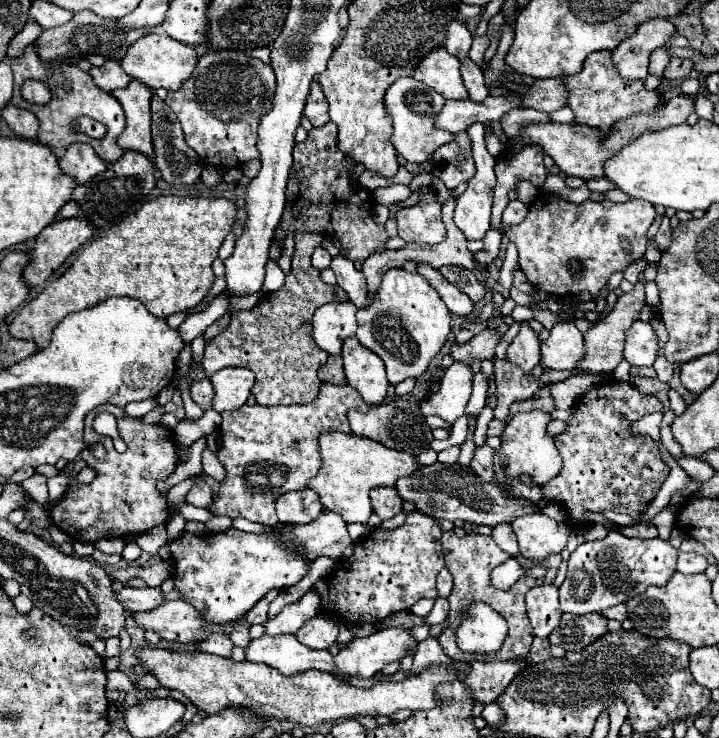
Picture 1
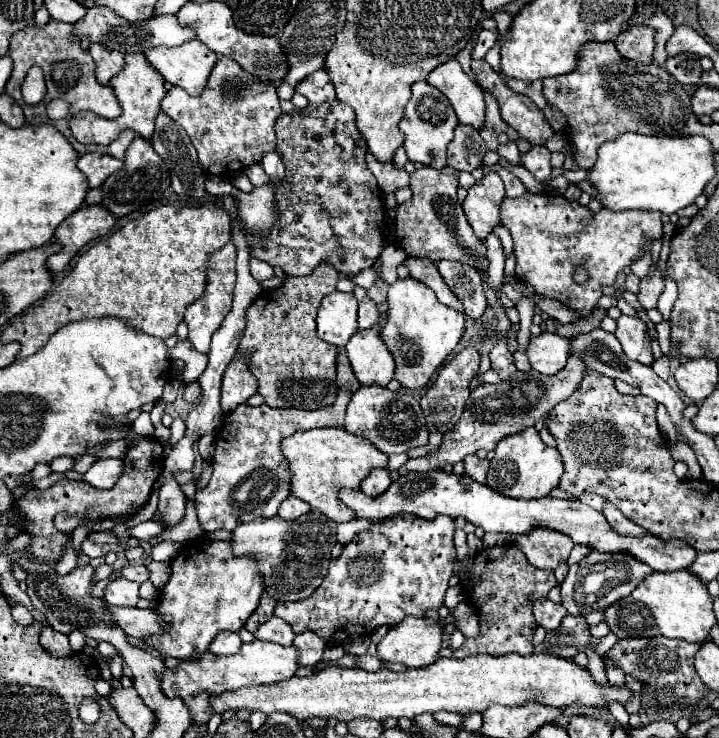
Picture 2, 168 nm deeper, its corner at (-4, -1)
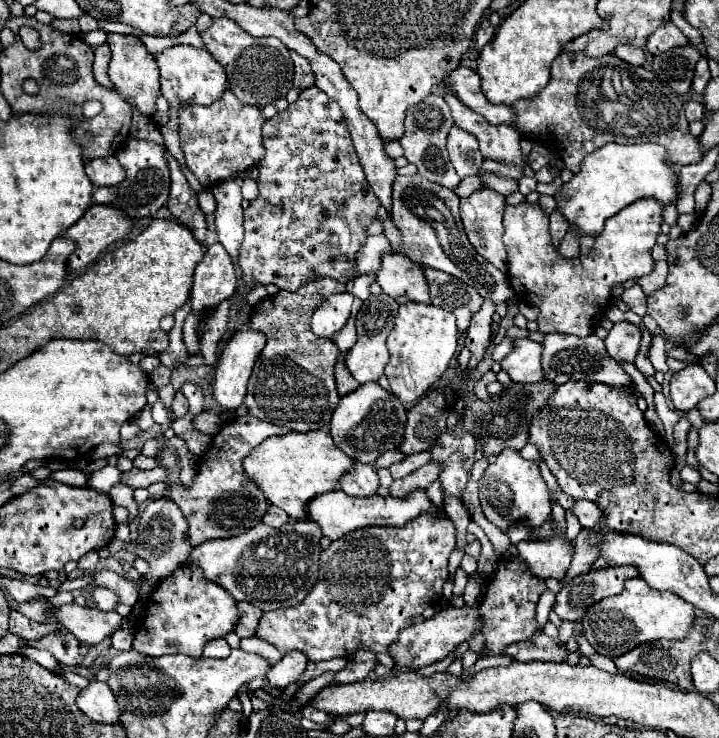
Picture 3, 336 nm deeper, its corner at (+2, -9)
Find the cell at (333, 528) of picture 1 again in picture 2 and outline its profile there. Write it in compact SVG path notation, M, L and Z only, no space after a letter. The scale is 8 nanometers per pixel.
M308 512L292 522L280 516L258 518L234 528L230 544L236 556L250 556L258 562L266 594L278 602L298 602L306 600L326 578L330 552L336 544L336 522L320 512Z

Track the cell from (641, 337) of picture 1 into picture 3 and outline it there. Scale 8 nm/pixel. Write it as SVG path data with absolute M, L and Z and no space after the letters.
M618 322L606 336L606 350L616 362L634 364L640 348L640 330L630 322Z

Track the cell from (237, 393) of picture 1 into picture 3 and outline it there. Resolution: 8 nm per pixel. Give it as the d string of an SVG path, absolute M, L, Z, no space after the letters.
M244 324L244 332L240 332L240 336L232 336L216 366L214 400L220 410L236 410L242 404L248 378L264 344L266 336L250 330L250 324Z

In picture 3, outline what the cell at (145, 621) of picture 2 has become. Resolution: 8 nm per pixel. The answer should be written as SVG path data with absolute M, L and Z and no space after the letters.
M68 604L68 606L60 606L58 610L52 610L52 614L82 644L98 644L106 636L112 636L116 630L122 628L122 618L116 610L102 612L90 606L82 608L78 604Z

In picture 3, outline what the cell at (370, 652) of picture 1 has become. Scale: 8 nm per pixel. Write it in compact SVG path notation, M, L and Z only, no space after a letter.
M446 608L446 610L440 610L434 618L430 620L424 620L424 622L418 622L418 624L412 624L408 628L402 628L400 630L400 638L396 642L390 644L388 648L388 654L394 658L394 666L396 668L410 668L410 670L420 670L424 666L430 666L438 660L444 660L458 644L470 640L472 632L478 630L482 624L480 624L480 614L472 608Z

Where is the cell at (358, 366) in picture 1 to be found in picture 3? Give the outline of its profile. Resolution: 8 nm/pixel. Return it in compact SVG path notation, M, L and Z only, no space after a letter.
M370 294L370 298L362 304L362 308L358 310L356 314L356 328L358 328L358 342L346 352L346 366L350 370L350 374L360 382L360 384L366 384L366 382L376 382L382 374L384 374L384 368L390 360L390 354L388 354L388 348L386 348L386 338L394 326L394 318L396 318L396 312L398 312L398 302L394 298L390 298L388 294L380 294L380 296L374 296Z

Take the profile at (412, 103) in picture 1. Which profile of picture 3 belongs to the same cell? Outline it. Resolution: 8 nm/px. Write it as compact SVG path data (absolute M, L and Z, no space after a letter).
M430 94L420 104L414 104L412 108L408 108L406 122L404 122L406 132L400 138L400 144L404 148L404 158L418 168L418 174L450 190L454 190L460 184L460 176L452 168L448 160L448 150L446 150L446 138L452 126L454 126L454 120L444 98L440 94Z

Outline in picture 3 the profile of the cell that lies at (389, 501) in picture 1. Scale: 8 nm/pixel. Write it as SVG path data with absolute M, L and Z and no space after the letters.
M356 464L348 476L344 476L340 490L348 496L372 496L380 488L380 480L376 474L376 468L370 464Z

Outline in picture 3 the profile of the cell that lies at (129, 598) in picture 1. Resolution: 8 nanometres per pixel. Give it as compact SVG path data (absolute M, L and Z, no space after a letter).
M98 586L92 594L92 600L94 600L94 606L100 608L100 610L114 610L118 606L118 594L112 592L110 588L104 588L104 586Z

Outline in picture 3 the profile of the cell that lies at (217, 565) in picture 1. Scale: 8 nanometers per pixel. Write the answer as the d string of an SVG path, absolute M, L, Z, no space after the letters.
M184 564L154 588L144 612L146 632L136 632L132 648L146 656L186 654L192 658L200 658L206 642L224 638L236 628L238 620L240 610L232 594L220 588L220 584L206 580L200 568Z

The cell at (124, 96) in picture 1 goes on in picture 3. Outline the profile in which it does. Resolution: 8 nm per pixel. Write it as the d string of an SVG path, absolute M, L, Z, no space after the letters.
M108 34L108 46L112 50L112 60L108 68L108 76L114 84L114 90L132 104L140 114L152 116L156 112L156 100L160 96L160 76L156 68L154 56L146 50L144 44L136 44L130 36L124 34Z

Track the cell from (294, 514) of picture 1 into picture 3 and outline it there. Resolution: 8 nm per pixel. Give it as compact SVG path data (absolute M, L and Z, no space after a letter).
M270 506L270 508L266 510L264 518L262 518L262 522L268 524L268 526L272 526L272 528L280 528L280 526L284 526L288 520L290 520L288 514L286 514L282 508L276 508L276 506Z

